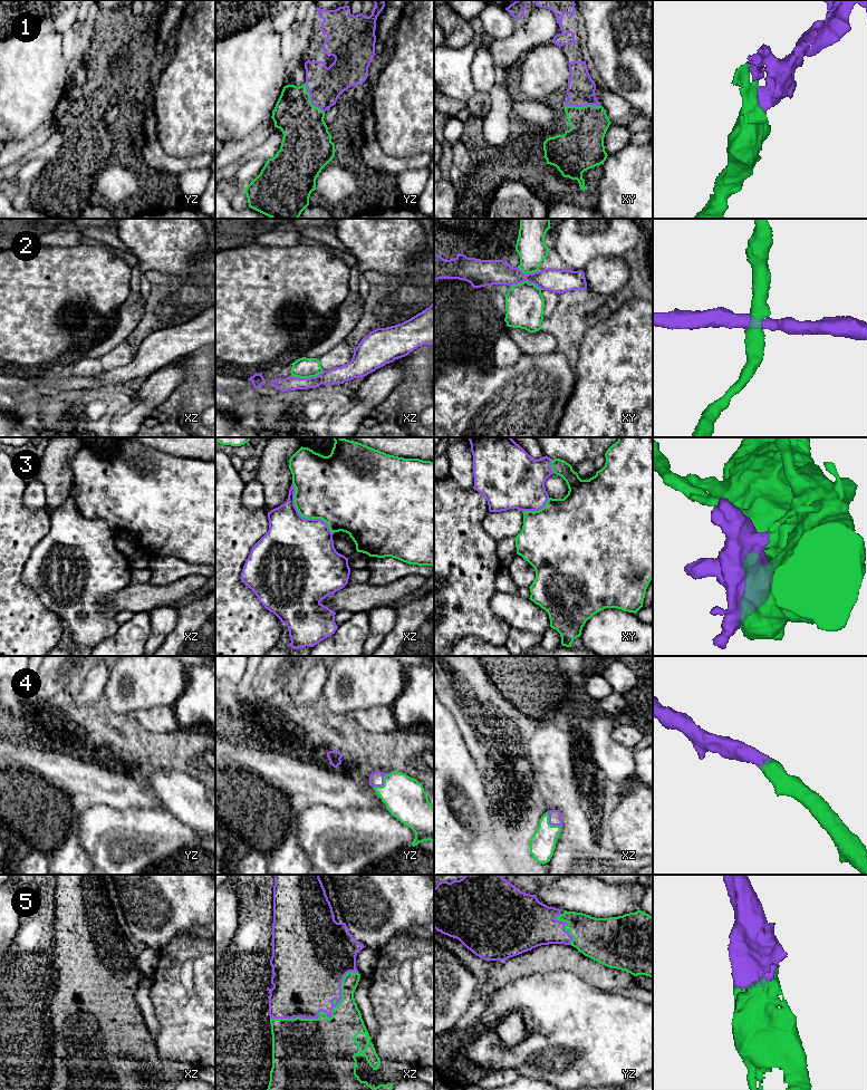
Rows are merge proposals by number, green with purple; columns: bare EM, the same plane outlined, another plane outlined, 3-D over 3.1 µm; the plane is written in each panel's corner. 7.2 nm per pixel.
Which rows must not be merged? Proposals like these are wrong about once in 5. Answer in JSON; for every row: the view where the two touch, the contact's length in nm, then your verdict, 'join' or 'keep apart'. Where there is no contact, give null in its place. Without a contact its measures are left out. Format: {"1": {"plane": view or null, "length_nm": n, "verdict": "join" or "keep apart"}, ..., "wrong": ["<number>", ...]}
{"1": {"plane": "xy", "length_nm": 260, "verdict": "join"}, "2": {"plane": "xz", "length_nm": 260, "verdict": "keep apart"}, "3": {"plane": "xz", "length_nm": 460, "verdict": "join"}, "4": {"plane": "yz", "length_nm": 180, "verdict": "join"}, "5": {"plane": "xz", "length_nm": 700, "verdict": "join"}, "wrong": ["2"]}

